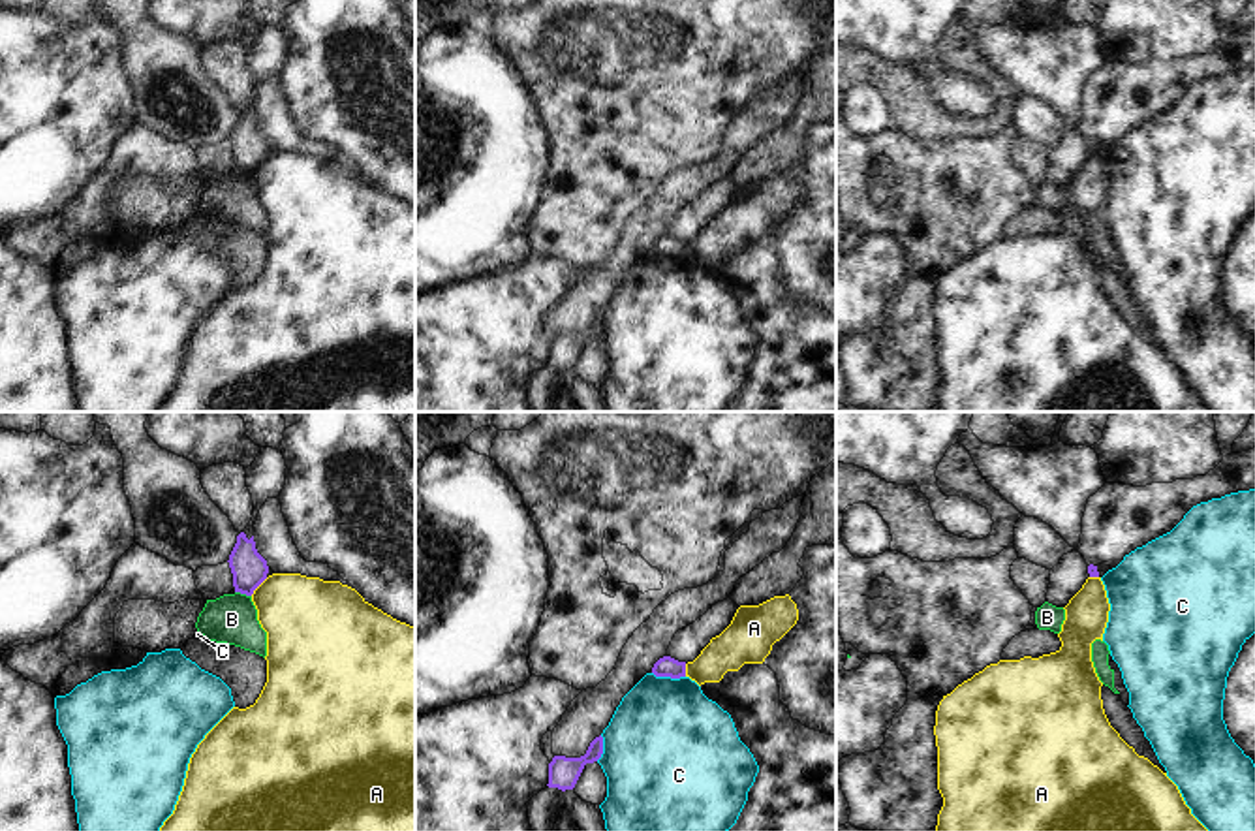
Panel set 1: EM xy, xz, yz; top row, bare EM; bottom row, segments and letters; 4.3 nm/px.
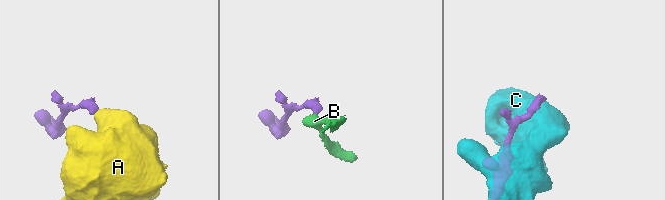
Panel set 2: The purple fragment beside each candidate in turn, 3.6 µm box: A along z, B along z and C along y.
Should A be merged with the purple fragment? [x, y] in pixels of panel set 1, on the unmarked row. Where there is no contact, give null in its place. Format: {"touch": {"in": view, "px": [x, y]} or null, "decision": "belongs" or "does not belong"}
{"touch": {"in": "xy", "px": [258, 164]}, "decision": "does not belong"}

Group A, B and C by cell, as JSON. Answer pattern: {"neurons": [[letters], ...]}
{"neurons": [["A"], ["B"], ["C"]]}

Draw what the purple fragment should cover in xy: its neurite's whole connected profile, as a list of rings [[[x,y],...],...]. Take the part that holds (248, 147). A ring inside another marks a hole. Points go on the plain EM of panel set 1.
[[[261,26],[256,39],[246,47],[246,66],[252,73],[254,96],[237,115],[237,122],[229,133],[235,171],[252,175],[267,158],[267,139],[257,132],[254,120],[254,103],[261,85],[269,77],[280,75],[286,64],[286,38],[280,28]]]

